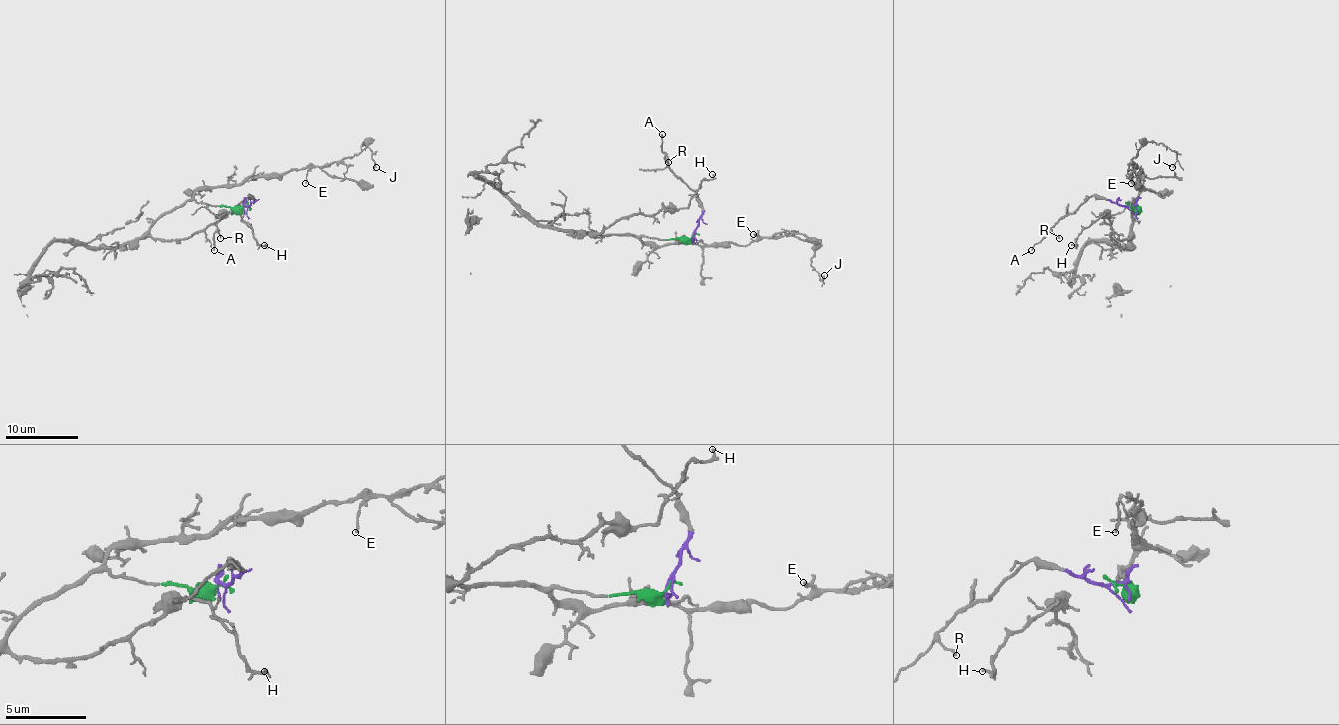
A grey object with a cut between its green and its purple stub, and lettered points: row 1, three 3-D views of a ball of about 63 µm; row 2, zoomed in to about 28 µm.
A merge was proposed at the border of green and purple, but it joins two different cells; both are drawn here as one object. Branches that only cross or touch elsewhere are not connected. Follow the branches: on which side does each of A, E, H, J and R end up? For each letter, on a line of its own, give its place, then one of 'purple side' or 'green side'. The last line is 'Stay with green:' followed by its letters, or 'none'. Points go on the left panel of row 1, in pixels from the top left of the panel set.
A: (214, 250) | purple side
E: (305, 183) | green side
H: (264, 245) | green side
J: (376, 167) | green side
R: (220, 238) | purple side
Stay with green: E, H, J

